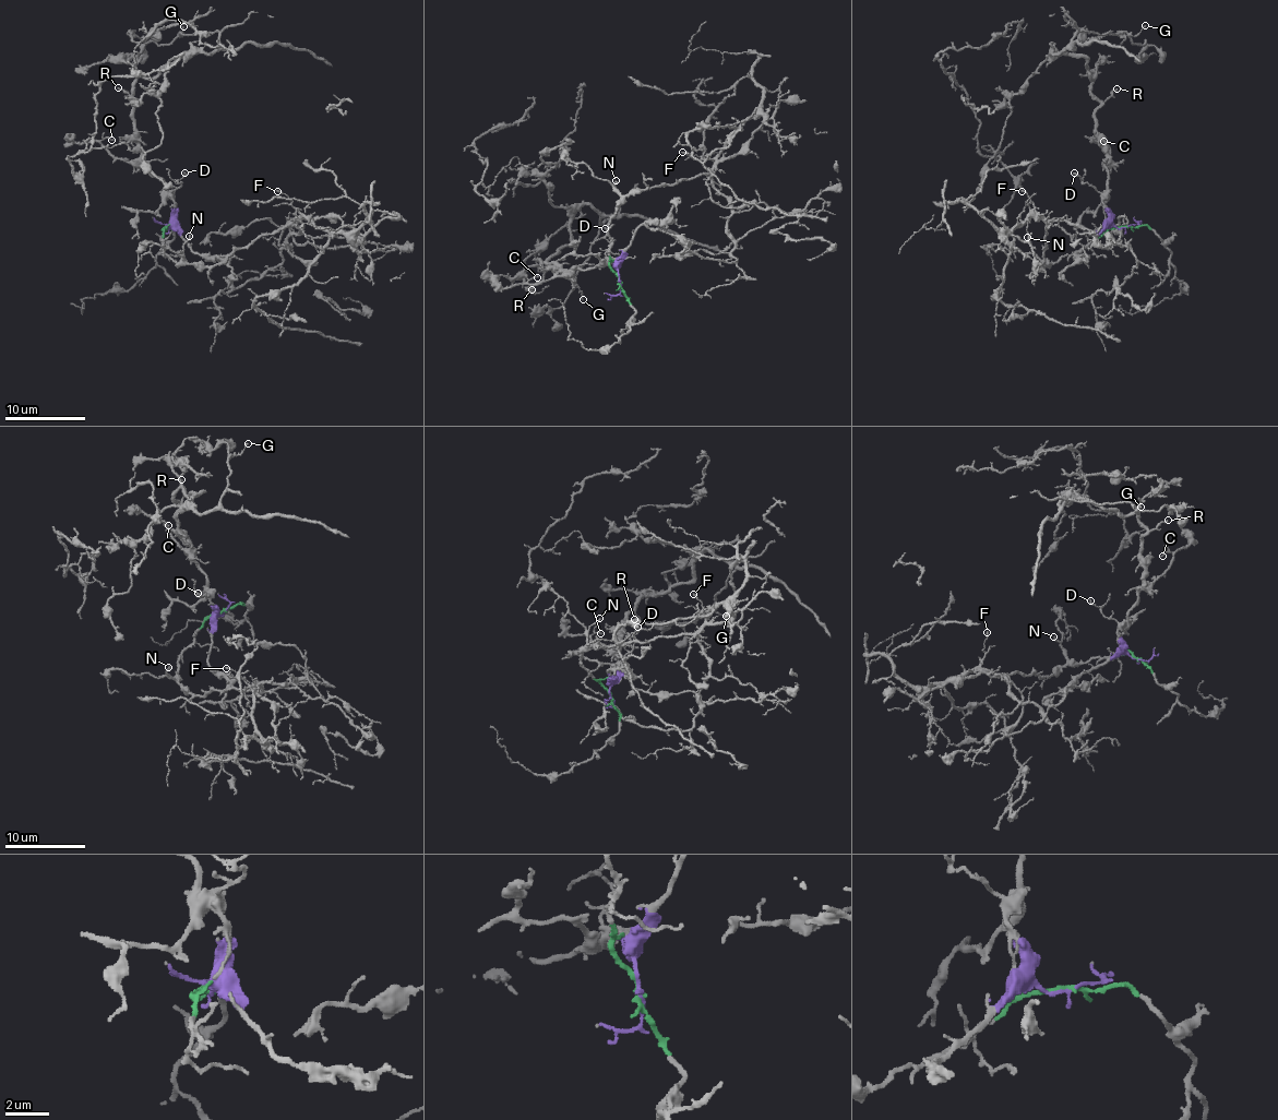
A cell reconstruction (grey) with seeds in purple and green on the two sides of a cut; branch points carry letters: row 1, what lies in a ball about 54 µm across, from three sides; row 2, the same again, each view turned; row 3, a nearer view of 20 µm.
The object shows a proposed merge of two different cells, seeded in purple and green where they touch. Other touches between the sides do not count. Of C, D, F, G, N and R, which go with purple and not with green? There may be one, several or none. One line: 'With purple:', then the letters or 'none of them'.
With purple: C, D, G, R

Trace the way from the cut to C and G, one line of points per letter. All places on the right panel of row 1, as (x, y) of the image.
C: (1124, 227), (1112, 223), (1103, 194), (1108, 179), (1105, 167), (1109, 145), (1103, 141)
G: (1124, 227), (1103, 204), (1094, 79), (1085, 58), (1053, 52), (1079, 31), (1135, 35), (1145, 25)

